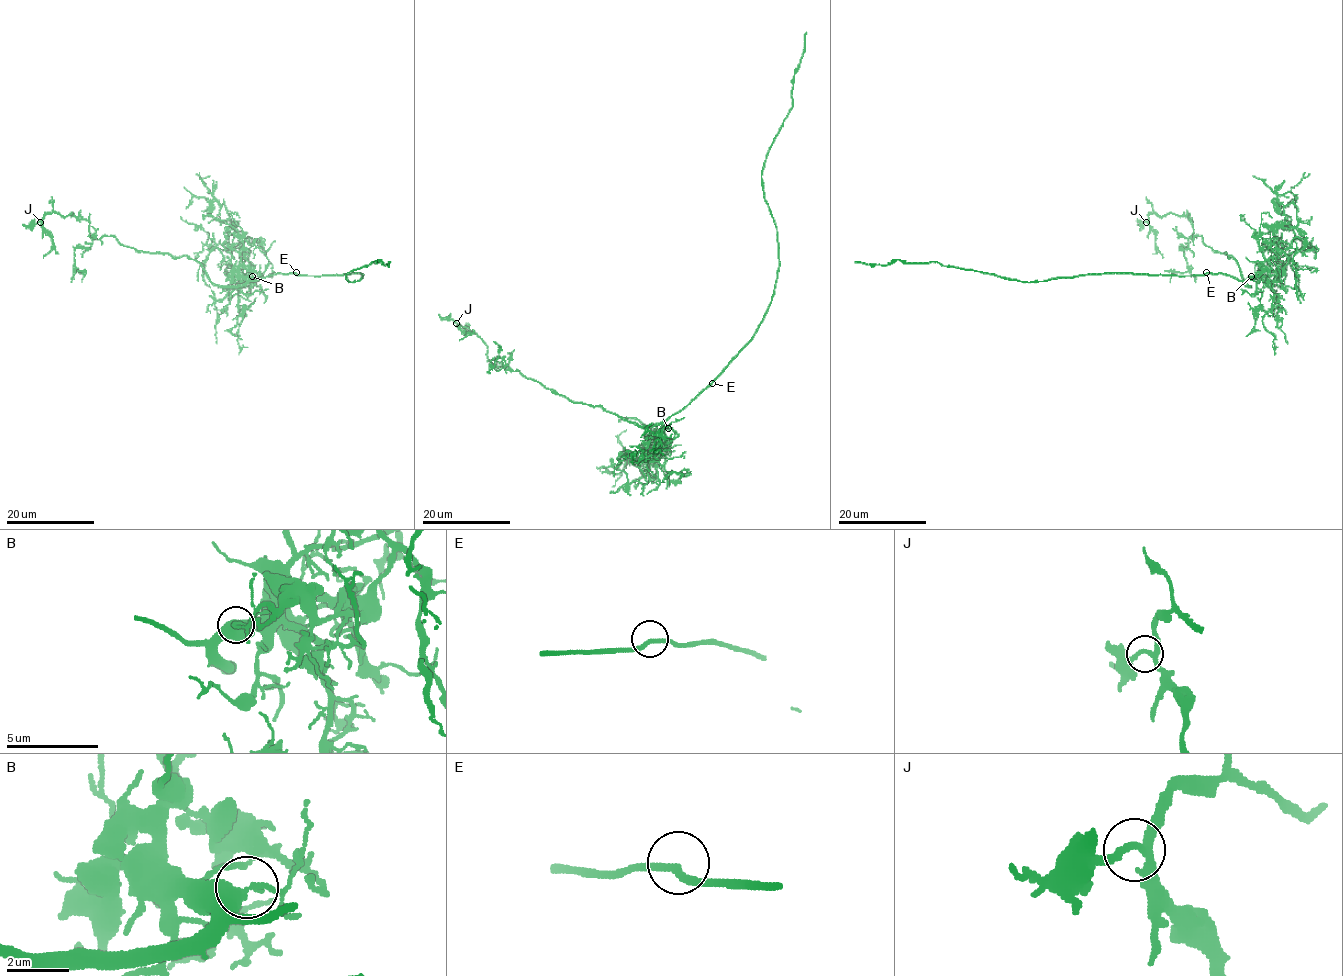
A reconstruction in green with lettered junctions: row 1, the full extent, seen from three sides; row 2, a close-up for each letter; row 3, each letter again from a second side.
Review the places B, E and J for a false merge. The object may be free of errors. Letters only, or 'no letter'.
B

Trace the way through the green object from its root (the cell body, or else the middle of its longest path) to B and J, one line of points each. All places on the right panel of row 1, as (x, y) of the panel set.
B: (1206, 273), (1225, 273), (1239, 280), (1251, 277)
J: (1206, 273), (1249, 285), (1229, 255), (1193, 238), (1186, 217), (1151, 212), (1146, 222)

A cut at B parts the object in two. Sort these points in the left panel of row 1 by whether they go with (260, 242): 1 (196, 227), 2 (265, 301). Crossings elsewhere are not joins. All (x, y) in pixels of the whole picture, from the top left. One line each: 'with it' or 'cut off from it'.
1: with it
2: with it

